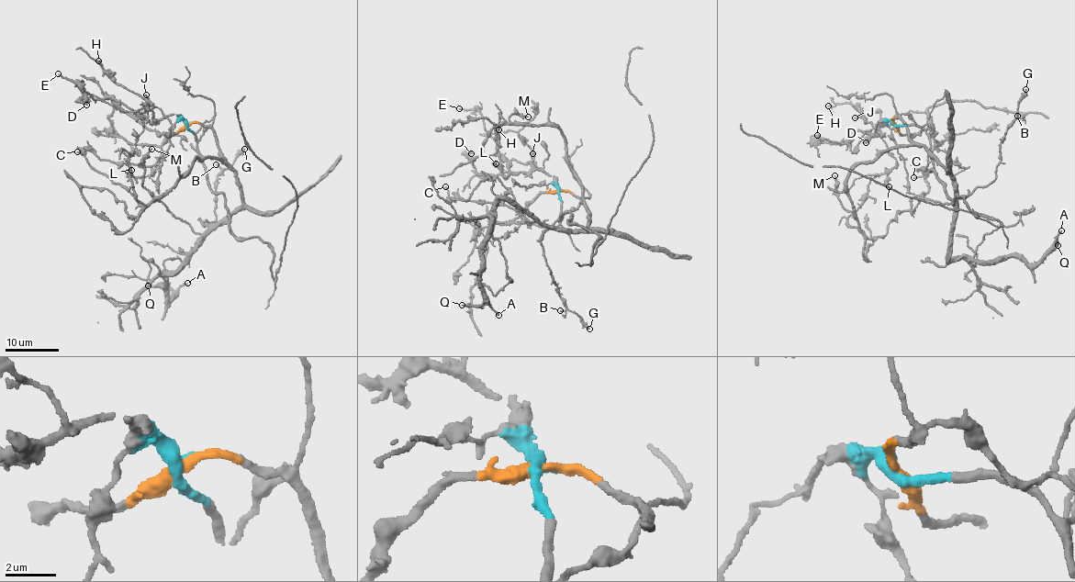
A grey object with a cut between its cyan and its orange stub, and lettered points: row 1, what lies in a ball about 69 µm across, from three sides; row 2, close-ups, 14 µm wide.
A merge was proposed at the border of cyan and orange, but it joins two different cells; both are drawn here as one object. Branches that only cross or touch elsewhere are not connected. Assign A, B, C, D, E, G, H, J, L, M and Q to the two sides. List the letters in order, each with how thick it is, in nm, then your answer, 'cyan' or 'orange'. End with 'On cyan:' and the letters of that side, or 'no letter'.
A: calibre 280 nm; orange
B: calibre 190 nm; orange
C: calibre 190 nm; orange
D: calibre 260 nm; cyan
E: calibre 220 nm; cyan
G: calibre 360 nm; orange
H: calibre 120 nm; cyan
J: calibre 200 nm; cyan
L: calibre 140 nm; cyan
M: calibre 180 nm; orange
Q: calibre 200 nm; orange
On cyan: D, E, H, J, L

